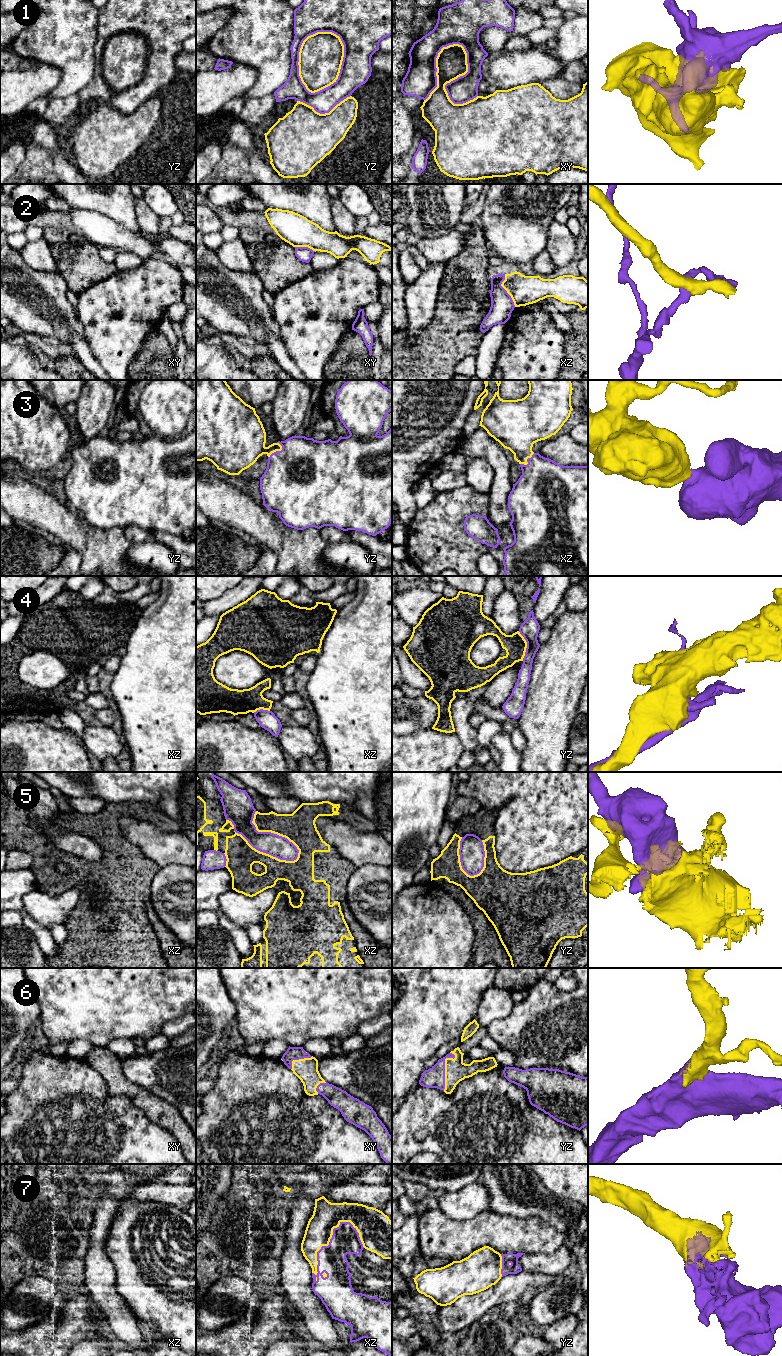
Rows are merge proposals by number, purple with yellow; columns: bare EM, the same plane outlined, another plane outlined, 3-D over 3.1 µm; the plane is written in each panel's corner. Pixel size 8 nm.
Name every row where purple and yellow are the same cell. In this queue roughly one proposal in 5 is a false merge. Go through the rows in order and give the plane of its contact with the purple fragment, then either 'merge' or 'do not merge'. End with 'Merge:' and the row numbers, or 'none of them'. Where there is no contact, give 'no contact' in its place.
1: xy | do not merge
2: xz | do not merge
3: yz | merge
4: yz | do not merge
5: xz | do not merge
6: yz | merge
7: xz | merge
Merge: 3, 6, 7

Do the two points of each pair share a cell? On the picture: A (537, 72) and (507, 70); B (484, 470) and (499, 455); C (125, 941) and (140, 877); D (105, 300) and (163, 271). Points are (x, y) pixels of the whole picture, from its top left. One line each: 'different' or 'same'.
A: same
B: different
C: same
D: same

